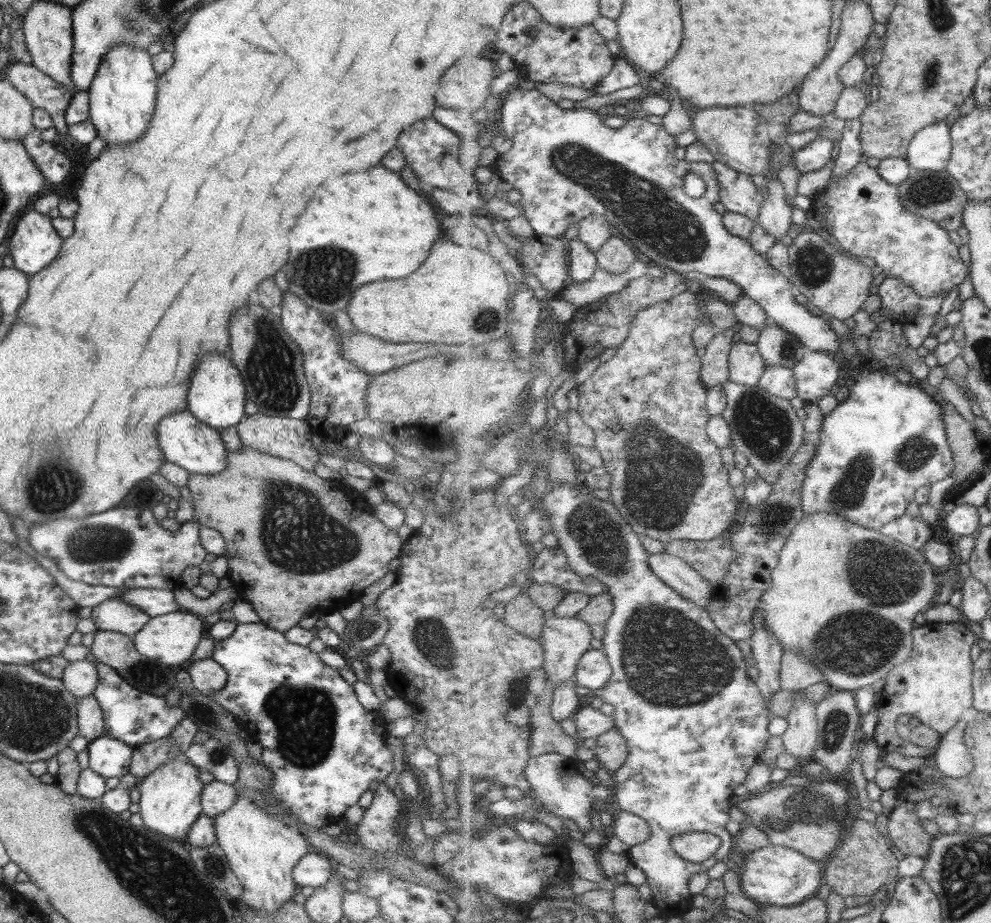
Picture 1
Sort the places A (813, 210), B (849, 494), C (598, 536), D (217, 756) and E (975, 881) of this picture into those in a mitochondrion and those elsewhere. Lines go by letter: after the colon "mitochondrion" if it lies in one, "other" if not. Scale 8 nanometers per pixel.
A: other
B: mitochondrion
C: mitochondrion
D: mitochondrion
E: mitochondrion

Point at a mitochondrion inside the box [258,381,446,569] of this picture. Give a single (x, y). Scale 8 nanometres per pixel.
(348, 502)

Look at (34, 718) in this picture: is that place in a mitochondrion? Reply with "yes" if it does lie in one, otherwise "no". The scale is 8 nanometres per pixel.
yes

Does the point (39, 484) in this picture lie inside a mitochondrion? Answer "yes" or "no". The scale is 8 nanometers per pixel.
yes

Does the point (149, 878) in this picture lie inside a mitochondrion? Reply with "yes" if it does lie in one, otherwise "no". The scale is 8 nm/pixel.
yes

